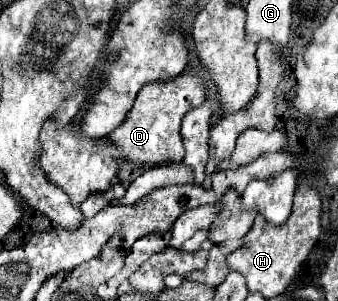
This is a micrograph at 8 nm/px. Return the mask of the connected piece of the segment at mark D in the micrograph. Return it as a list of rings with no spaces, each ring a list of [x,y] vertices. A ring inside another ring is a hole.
[[[179,75],[173,81],[157,81],[157,85],[145,85],[137,95],[131,111],[119,129],[111,131],[107,139],[119,149],[121,159],[133,165],[165,165],[183,161],[181,145],[181,119],[187,111],[195,109],[205,101],[205,85],[199,75]]]

